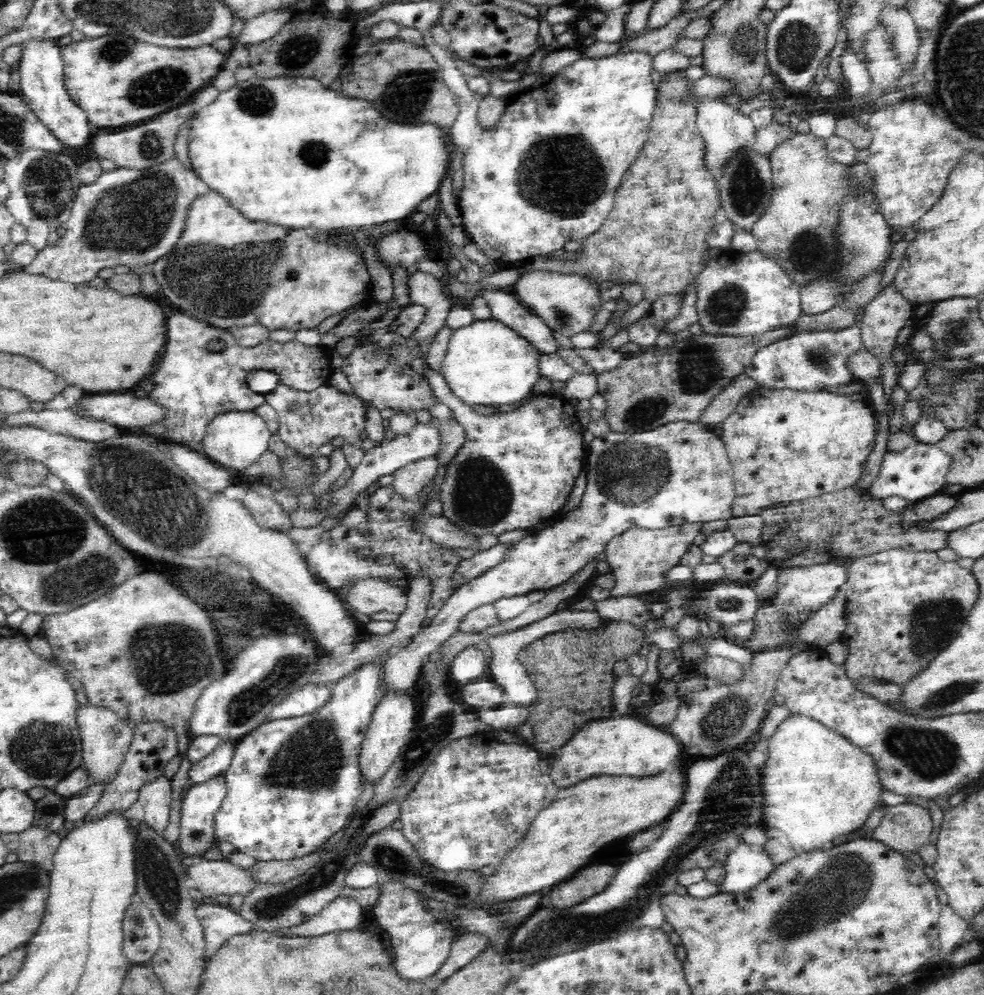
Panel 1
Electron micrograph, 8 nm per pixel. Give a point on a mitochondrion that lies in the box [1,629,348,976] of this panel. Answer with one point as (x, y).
(40, 750)

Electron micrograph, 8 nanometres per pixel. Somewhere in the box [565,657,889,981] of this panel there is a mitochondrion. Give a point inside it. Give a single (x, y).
(846, 885)

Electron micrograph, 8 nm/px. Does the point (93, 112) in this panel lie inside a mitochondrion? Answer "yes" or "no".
no

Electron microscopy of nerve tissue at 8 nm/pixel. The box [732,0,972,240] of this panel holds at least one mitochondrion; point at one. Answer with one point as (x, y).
(796, 44)

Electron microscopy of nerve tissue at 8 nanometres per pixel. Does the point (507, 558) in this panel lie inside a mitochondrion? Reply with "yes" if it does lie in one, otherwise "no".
no

